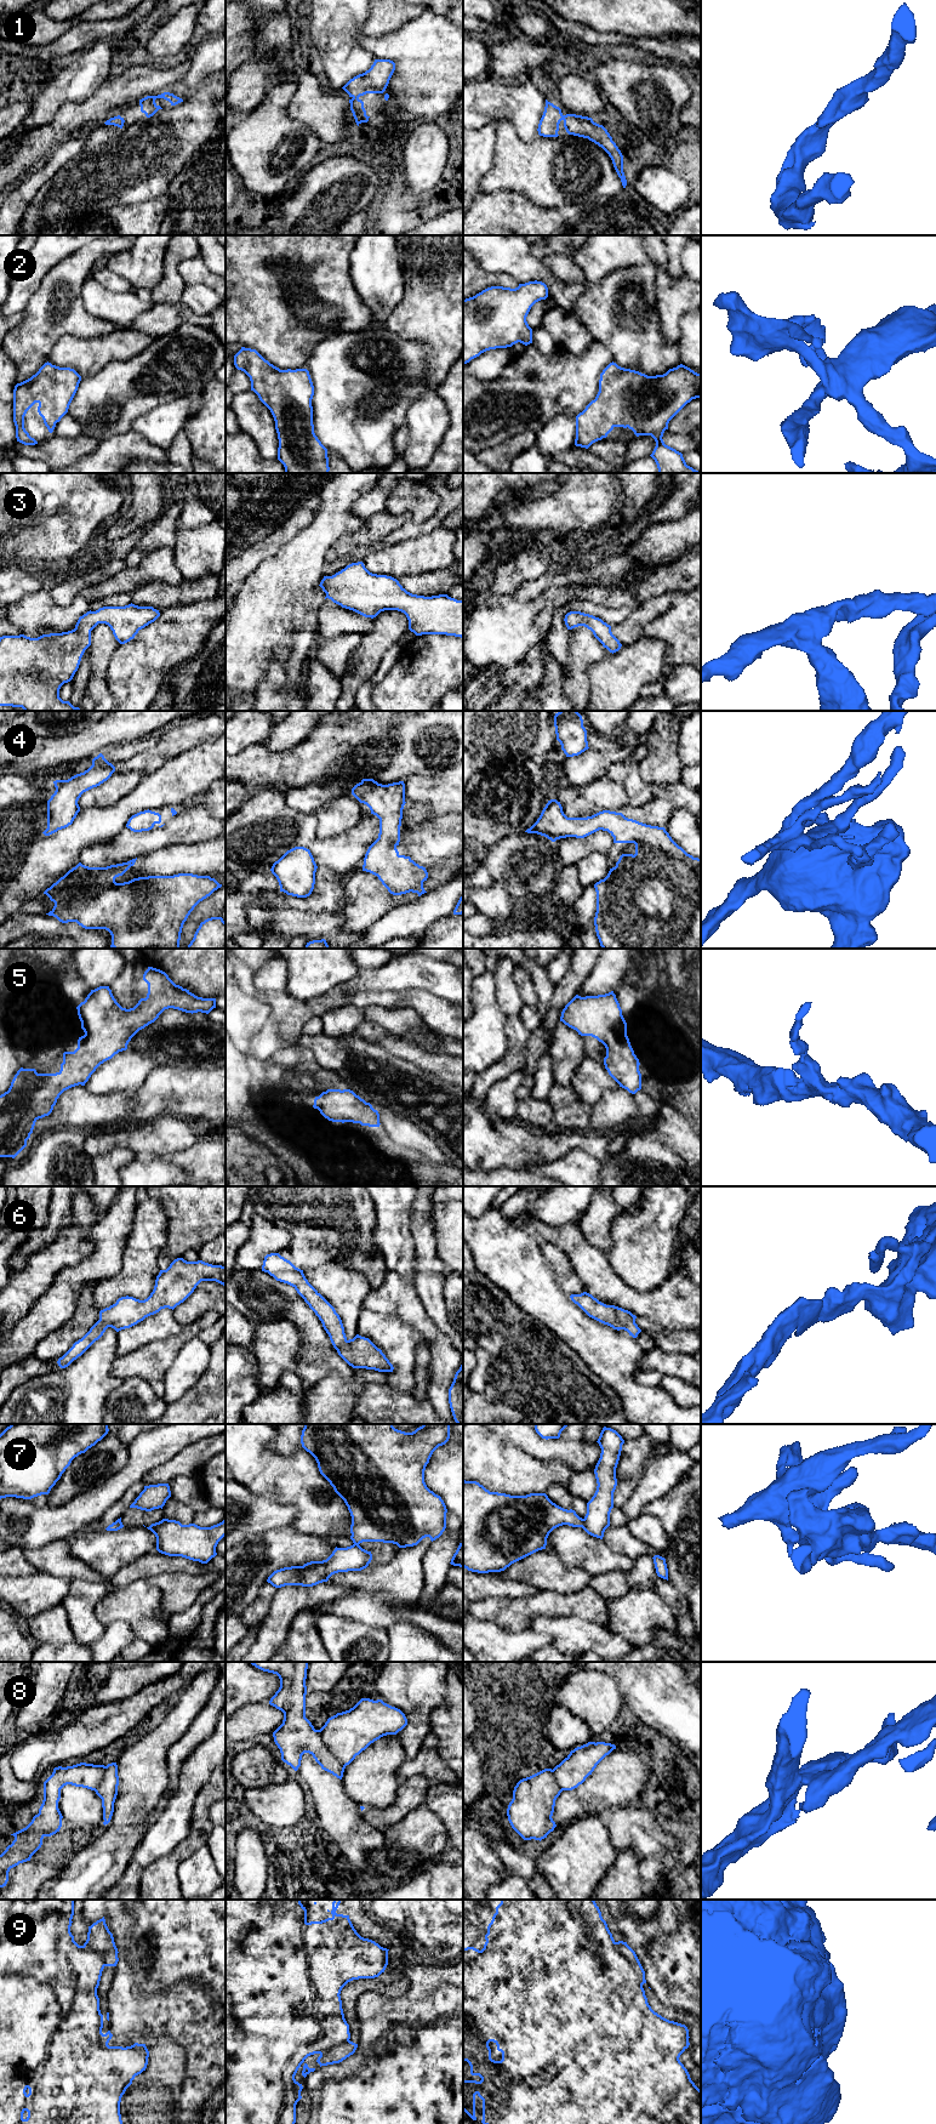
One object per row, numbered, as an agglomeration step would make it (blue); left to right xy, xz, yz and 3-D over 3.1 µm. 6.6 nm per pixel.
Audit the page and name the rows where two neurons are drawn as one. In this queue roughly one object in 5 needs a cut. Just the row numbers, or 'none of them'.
7, 9

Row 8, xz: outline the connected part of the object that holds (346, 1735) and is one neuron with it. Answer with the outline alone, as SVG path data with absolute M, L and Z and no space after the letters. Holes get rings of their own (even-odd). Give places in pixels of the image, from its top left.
M250 1662L256 1668L276 1674L280 1687L269 1704L284 1713L282 1724L273 1732L274 1742L280 1749L281 1760L295 1771L301 1766L302 1755L309 1753L323 1770L342 1780L347 1765L371 1743L387 1735L396 1735L407 1725L405 1714L382 1699L361 1698L349 1710L337 1713L327 1719L320 1730L315 1730L306 1718L307 1669L308 1662Z

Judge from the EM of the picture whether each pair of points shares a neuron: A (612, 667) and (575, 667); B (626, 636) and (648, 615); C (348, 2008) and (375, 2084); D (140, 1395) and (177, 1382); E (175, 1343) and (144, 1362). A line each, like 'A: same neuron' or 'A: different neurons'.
A: different neurons
B: same neuron
C: different neurons
D: different neurons
E: same neuron

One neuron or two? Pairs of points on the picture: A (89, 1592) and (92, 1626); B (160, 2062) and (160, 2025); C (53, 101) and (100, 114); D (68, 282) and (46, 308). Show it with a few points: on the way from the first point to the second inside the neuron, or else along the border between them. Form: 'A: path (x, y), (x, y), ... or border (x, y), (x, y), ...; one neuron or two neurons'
A: path (87, 1600), (87, 1617); one neuron
B: border (157, 2036), (170, 2037), (184, 2051); two neurons
C: border (91, 96), (81, 101), (67, 101), (44, 124); two neurons
D: path (62, 288), (60, 295), (52, 302); one neuron

